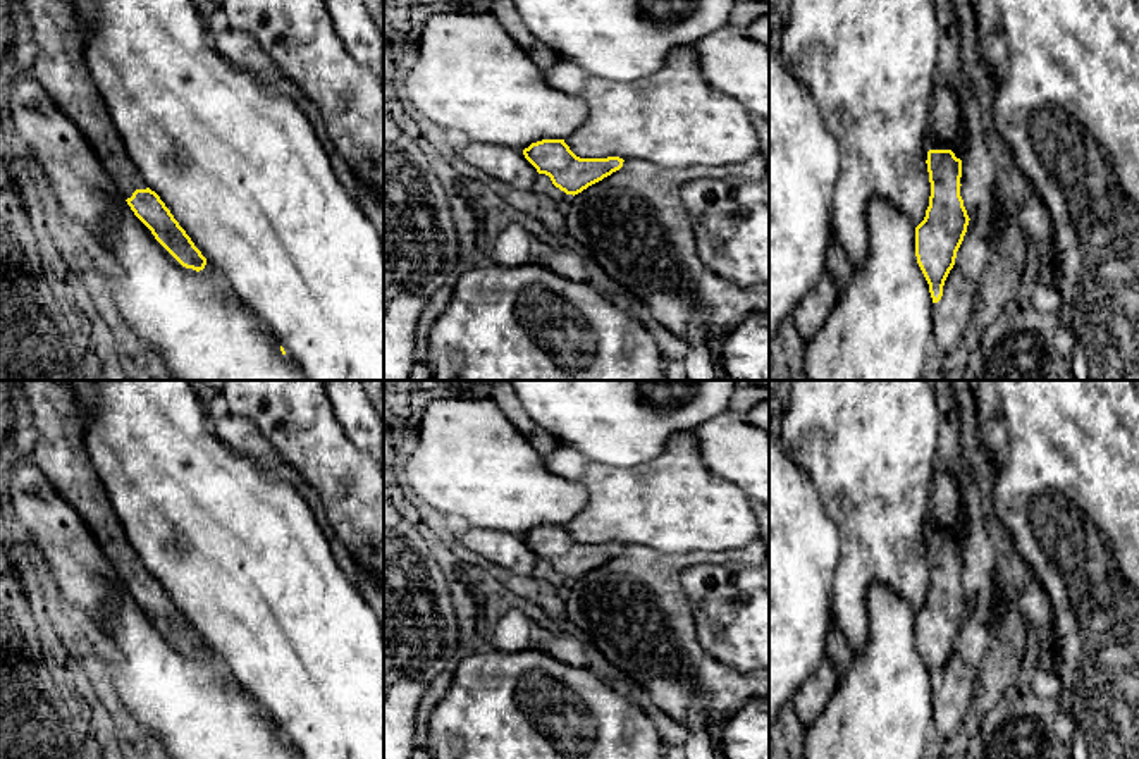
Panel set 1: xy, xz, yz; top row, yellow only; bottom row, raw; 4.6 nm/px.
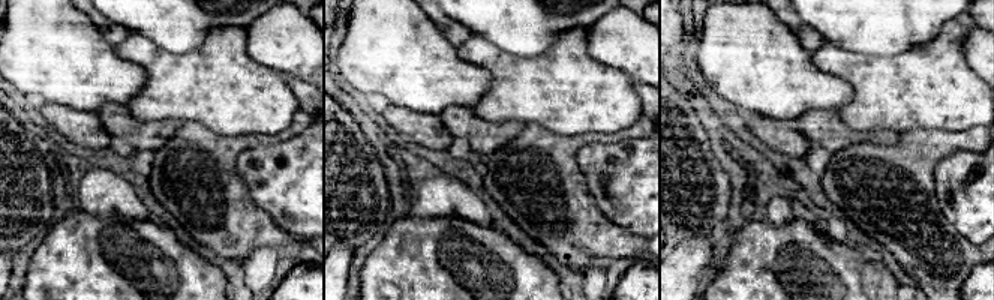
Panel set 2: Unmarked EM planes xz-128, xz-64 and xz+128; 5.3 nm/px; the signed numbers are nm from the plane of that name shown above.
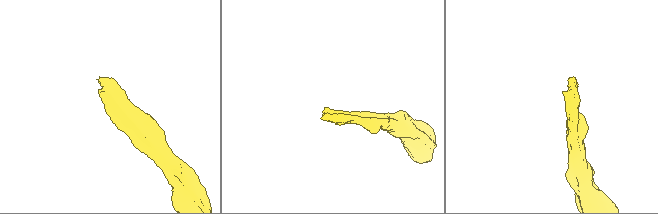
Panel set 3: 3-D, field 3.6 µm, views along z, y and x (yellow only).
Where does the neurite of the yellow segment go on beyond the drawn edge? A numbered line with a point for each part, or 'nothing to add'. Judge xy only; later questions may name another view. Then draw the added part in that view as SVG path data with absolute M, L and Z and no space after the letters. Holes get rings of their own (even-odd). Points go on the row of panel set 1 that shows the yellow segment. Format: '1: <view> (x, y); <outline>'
1: xy (61, 67); M74 0L19 2L28 12L38 48L33 77L81 129L124 200L136 189L146 189L86 64L84 22Z

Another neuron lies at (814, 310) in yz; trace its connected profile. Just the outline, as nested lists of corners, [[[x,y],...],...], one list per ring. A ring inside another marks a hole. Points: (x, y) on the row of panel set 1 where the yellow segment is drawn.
[[[831,241],[826,253],[826,267],[816,289],[802,301],[795,313],[795,325],[803,341],[812,339],[831,315],[840,294],[847,289],[852,267],[843,246]]]

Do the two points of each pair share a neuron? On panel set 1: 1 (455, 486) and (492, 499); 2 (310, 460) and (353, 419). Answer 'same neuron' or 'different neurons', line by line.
1: same neuron
2: different neurons

